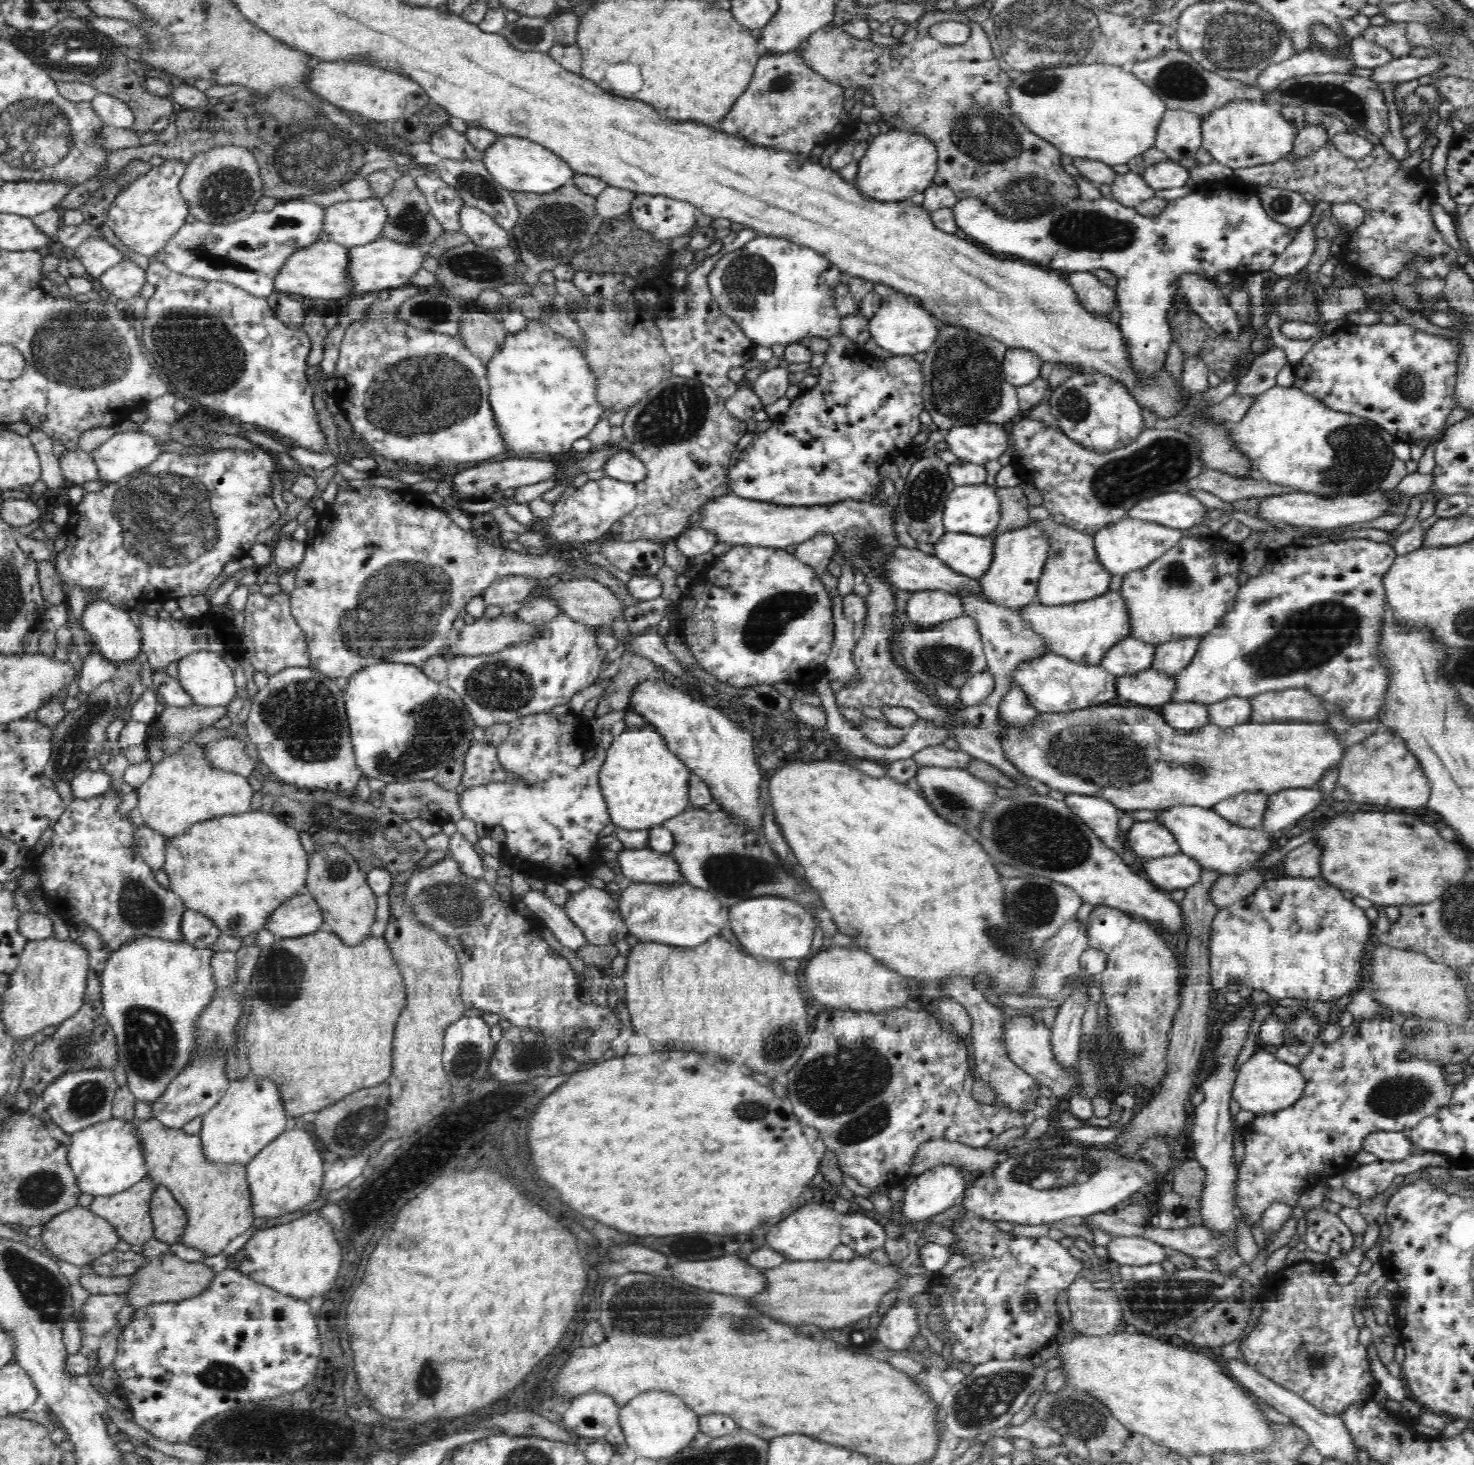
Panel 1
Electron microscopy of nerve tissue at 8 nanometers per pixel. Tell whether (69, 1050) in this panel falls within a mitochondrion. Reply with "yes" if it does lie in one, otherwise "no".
yes

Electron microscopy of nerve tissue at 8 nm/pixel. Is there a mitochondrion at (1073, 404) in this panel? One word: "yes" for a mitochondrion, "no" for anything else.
yes

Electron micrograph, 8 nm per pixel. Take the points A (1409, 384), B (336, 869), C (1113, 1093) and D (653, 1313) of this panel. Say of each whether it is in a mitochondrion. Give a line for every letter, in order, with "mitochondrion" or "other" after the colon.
A: mitochondrion
B: mitochondrion
C: other
D: mitochondrion

